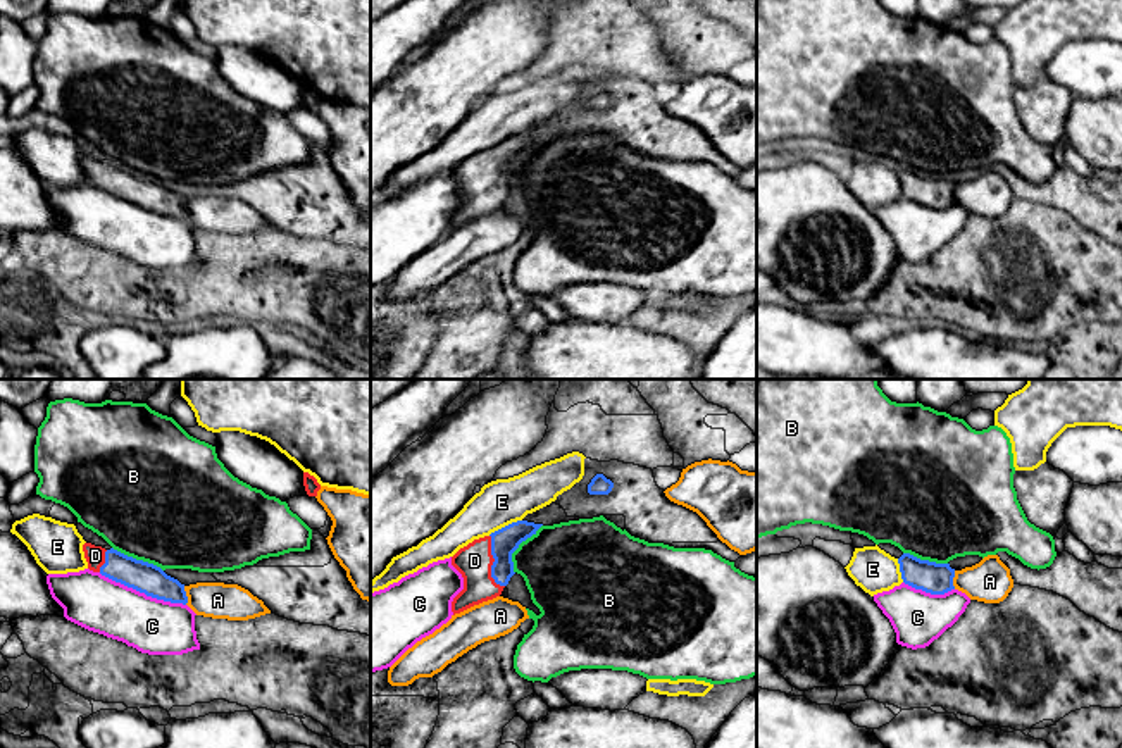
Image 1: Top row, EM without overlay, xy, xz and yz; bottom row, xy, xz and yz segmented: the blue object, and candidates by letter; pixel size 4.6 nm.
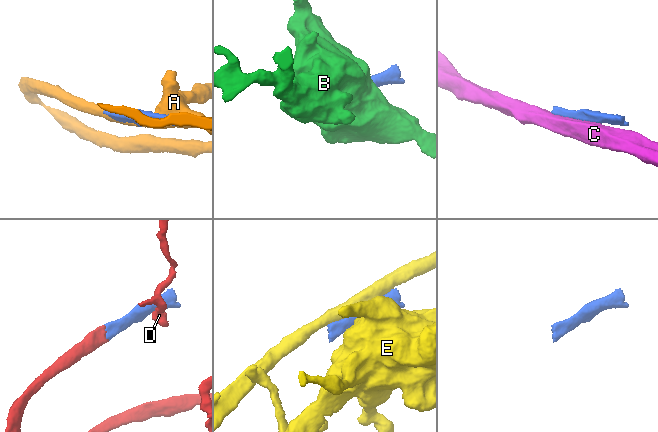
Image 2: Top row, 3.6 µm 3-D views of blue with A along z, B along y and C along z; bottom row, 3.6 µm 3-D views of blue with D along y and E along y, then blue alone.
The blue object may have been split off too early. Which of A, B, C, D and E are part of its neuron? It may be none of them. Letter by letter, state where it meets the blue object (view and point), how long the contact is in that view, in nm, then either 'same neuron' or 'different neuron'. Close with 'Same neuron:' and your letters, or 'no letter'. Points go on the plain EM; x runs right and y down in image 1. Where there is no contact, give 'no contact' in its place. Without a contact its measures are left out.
A: meets blue in xy at (185, 209); contact 90 nm long; different neuron
B: meets blue in xz at (517, 161); contact 260 nm long; different neuron
C: meets blue in xy at (142, 205); contact 440 nm long; different neuron
D: meets blue in xz at (493, 176); contact 260 nm long; same neuron
E: meets blue in xz at (505, 140); contact 180 nm long; different neuron
Same neuron: D

